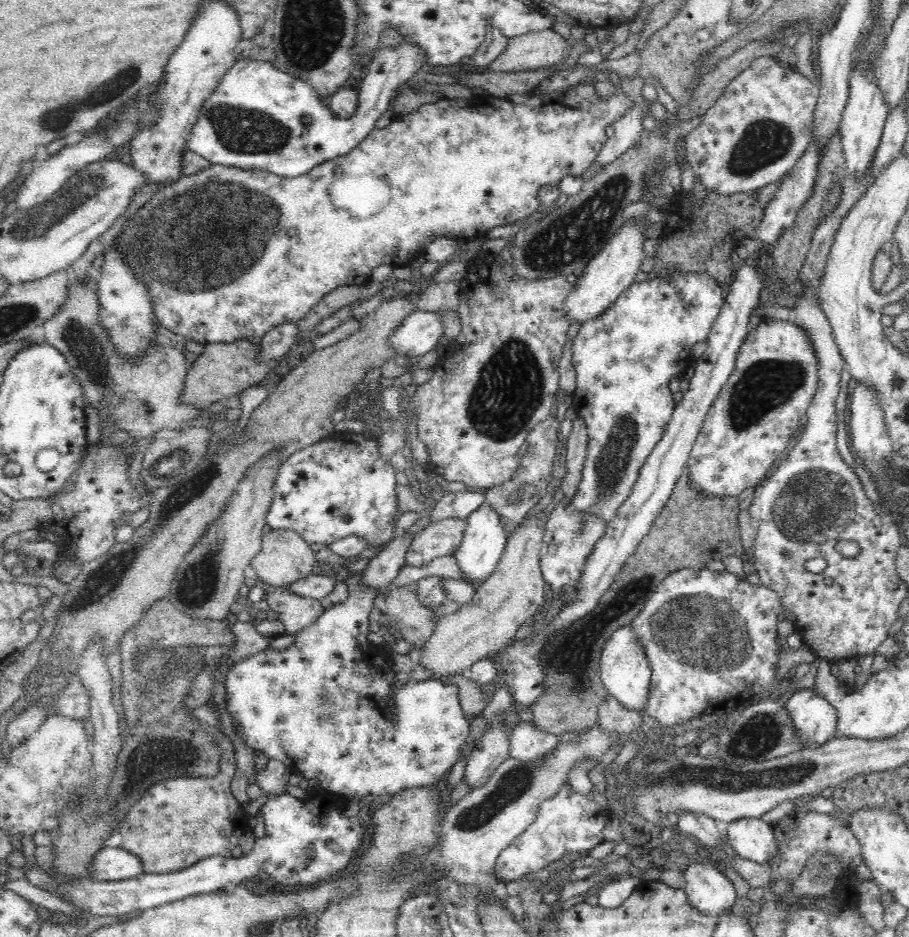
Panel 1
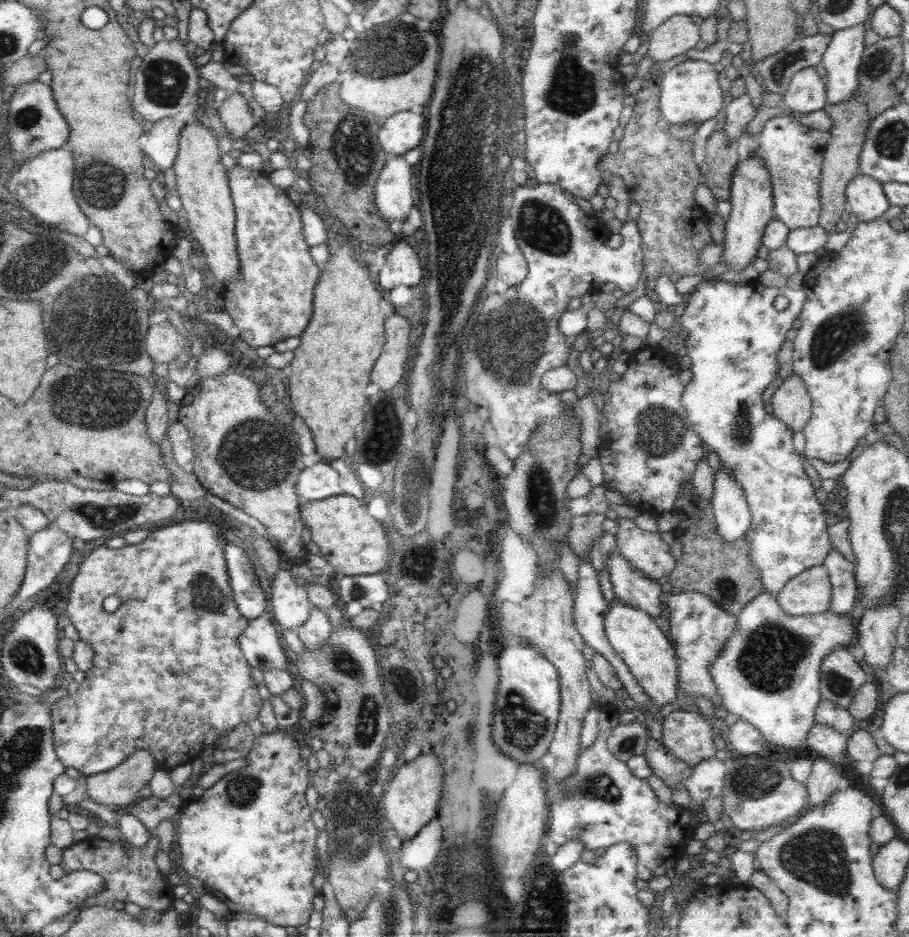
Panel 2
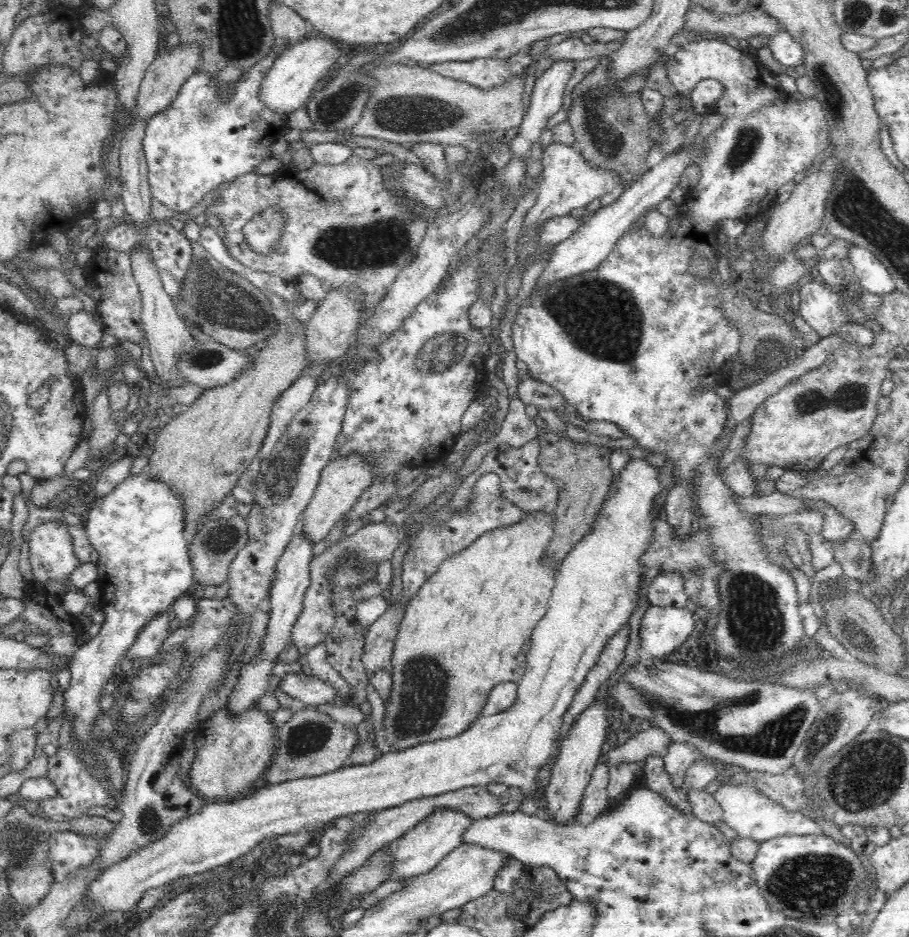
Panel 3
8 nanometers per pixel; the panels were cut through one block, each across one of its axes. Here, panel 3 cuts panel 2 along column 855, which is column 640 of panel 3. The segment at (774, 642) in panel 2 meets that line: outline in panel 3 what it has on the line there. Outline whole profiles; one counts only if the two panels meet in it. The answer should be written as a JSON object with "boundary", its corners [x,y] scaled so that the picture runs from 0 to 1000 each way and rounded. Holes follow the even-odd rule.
{"boundary":[[[716,646],[705,660],[705,697],[725,703],[737,700],[763,674],[763,666],[757,649]]]}

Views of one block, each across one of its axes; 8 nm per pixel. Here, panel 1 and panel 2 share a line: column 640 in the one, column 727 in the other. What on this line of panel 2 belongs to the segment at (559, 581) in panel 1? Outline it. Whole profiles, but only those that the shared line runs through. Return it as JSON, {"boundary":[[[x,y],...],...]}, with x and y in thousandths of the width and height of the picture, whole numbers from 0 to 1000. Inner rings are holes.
{"boundary":[[[727,290],[721,297],[721,312],[732,329],[739,330],[748,324],[752,324],[754,329],[747,343],[752,354],[749,364],[761,384],[758,394],[761,408],[752,413],[750,433],[761,451],[761,459],[772,469],[777,481],[788,482],[792,499],[801,499],[805,510],[816,520],[827,547],[827,559],[818,572],[826,585],[826,599],[835,608],[840,630],[855,636],[870,617],[888,606],[905,603],[915,586],[908,556],[911,542],[898,533],[894,512],[887,507],[882,486],[871,474],[873,461],[851,441],[845,442],[838,427],[840,416],[854,406],[856,378],[865,364],[865,355],[871,351],[873,340],[883,330],[887,312],[883,306],[880,309],[845,306],[835,299],[803,302],[779,296],[768,302],[761,312],[749,315],[736,296]],[[856,316],[867,318],[867,328],[862,331],[851,328],[851,320]]]}

